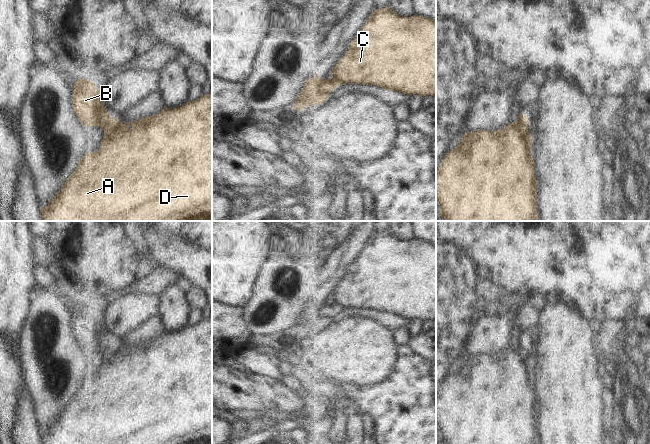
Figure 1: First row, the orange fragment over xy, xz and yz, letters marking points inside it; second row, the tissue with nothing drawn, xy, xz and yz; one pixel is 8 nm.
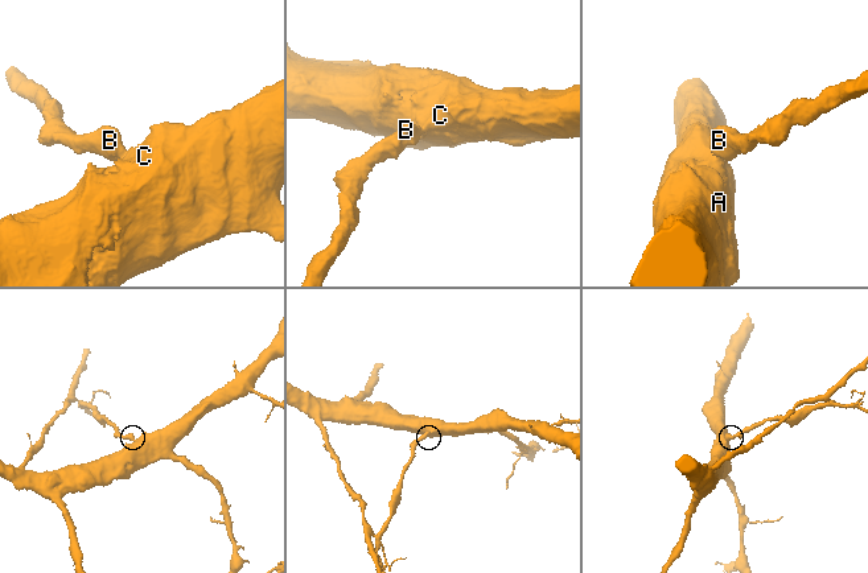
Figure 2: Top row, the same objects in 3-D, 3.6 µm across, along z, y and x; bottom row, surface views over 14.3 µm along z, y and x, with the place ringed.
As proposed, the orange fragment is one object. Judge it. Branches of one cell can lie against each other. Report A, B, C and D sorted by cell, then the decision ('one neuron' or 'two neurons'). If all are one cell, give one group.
A C D / B | two neurons

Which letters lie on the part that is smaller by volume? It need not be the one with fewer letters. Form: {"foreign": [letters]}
{"foreign": ["B"]}

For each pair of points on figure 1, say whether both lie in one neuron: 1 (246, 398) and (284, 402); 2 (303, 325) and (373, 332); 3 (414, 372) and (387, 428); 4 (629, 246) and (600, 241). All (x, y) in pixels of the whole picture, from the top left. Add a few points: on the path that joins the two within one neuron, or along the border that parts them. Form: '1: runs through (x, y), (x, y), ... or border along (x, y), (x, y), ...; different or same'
1: runs through (255, 398), (275, 398); same
2: border along (332, 313), (324, 326); different
3: runs through (411, 386), (407, 395), (397, 406), (397, 414); same
4: runs through (622, 241), (607, 241); same

